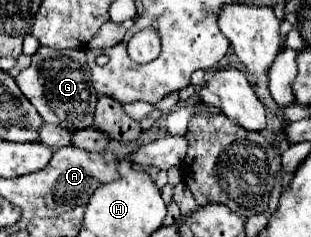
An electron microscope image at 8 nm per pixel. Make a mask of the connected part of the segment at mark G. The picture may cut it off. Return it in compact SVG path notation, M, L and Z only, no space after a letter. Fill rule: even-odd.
M40 47L32 55L30 67L24 69L16 77L16 83L18 83L20 91L24 93L24 97L36 107L36 111L40 113L40 117L46 123L60 125L70 131L92 127L98 93L92 87L90 69L86 63L86 53L82 49L56 51L56 49Z

